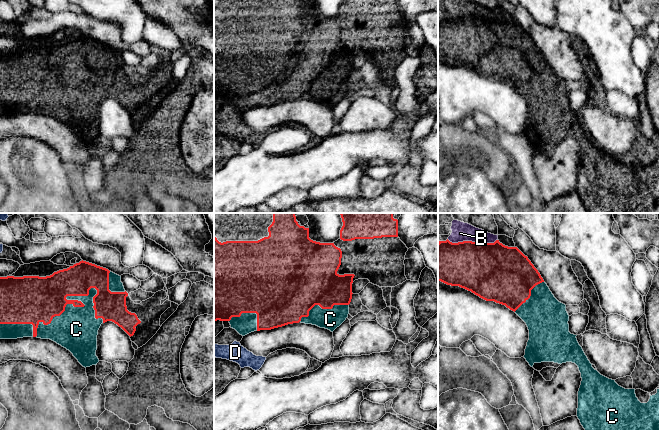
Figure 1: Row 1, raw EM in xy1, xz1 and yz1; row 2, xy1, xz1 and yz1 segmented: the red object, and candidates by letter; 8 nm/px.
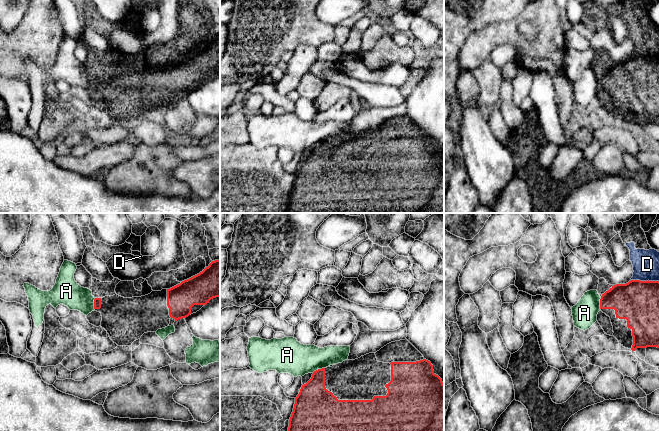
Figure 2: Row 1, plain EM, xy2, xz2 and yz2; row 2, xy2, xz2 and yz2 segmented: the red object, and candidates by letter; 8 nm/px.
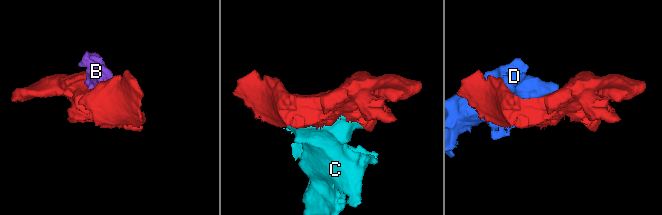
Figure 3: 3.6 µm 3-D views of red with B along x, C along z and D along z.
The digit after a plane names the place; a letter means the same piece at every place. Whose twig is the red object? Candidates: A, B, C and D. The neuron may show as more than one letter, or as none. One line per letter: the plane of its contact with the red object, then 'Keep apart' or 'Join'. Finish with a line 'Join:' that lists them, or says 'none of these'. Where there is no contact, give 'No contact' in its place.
A: Touches red in xz2. Keep apart
B: Touches red in yz1. Keep apart
C: Touches red in xy1. Join
D: Touches red in yz2. Keep apart
Join: C

